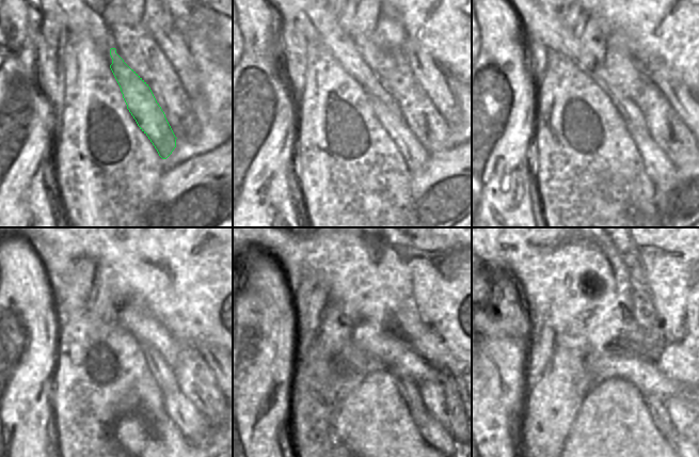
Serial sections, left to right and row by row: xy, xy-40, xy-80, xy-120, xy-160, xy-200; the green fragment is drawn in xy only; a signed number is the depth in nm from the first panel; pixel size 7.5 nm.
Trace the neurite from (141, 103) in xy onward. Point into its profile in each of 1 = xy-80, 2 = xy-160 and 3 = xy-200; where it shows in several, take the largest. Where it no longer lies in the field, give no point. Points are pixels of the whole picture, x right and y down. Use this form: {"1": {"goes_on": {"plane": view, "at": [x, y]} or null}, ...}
{"1": {"goes_on": {"plane": "xy-80", "at": [658, 168]}}, "2": {"goes_on": {"plane": "xy-160", "at": [433, 434]}}, "3": {"goes_on": {"plane": "xy-200", "at": [679, 443]}}}

